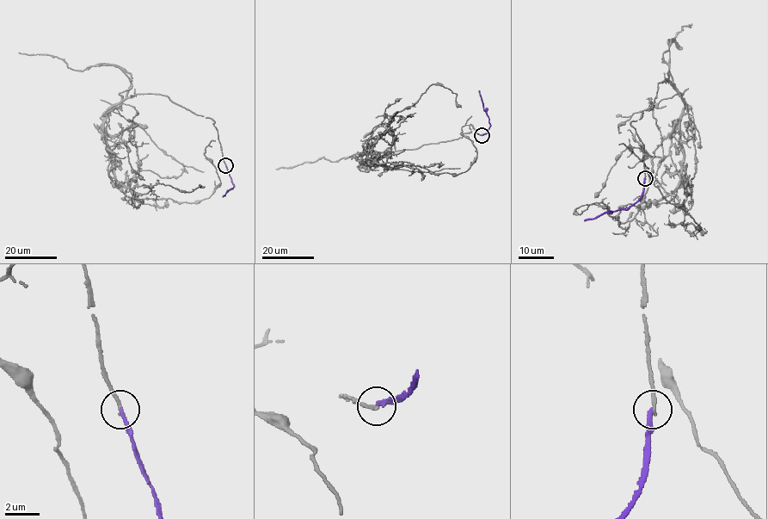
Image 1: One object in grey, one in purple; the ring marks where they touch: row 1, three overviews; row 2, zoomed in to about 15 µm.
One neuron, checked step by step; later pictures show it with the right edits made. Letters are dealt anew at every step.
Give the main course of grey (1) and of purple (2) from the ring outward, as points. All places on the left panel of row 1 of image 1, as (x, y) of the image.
1: (225, 165), (214, 121), (167, 95), (134, 94), (105, 114), (114, 180), (138, 200), (210, 196), (215, 140)
2: (225, 165), (234, 186), (223, 197)

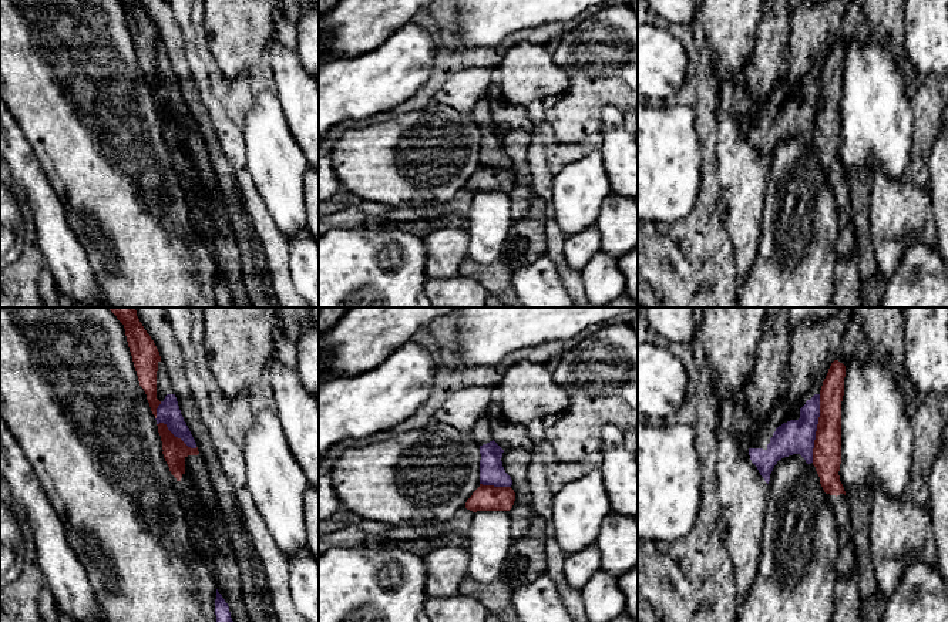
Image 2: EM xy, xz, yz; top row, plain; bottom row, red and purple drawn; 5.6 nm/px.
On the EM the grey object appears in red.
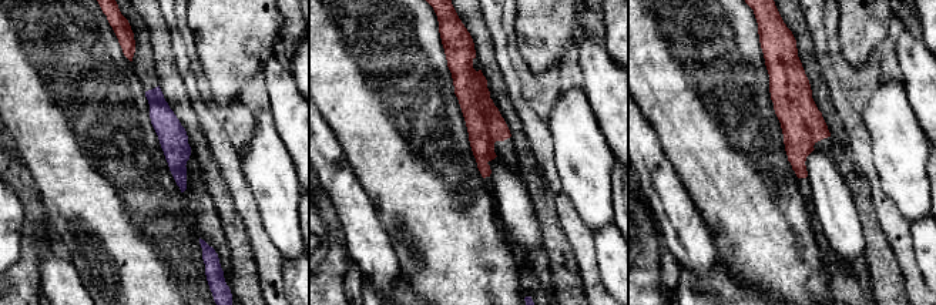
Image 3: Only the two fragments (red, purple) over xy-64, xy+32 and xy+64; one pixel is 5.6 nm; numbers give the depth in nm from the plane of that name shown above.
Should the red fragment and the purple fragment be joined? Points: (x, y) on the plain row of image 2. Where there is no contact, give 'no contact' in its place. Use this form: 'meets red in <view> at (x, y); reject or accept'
meets red in yz at (817, 110); reject

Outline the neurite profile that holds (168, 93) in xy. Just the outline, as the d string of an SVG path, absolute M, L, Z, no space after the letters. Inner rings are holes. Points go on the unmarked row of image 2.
M158 43L157 53L157 80L161 83L157 90L157 105L164 104L175 118L181 120L188 128L196 130L196 124L184 102L169 58L161 43Z

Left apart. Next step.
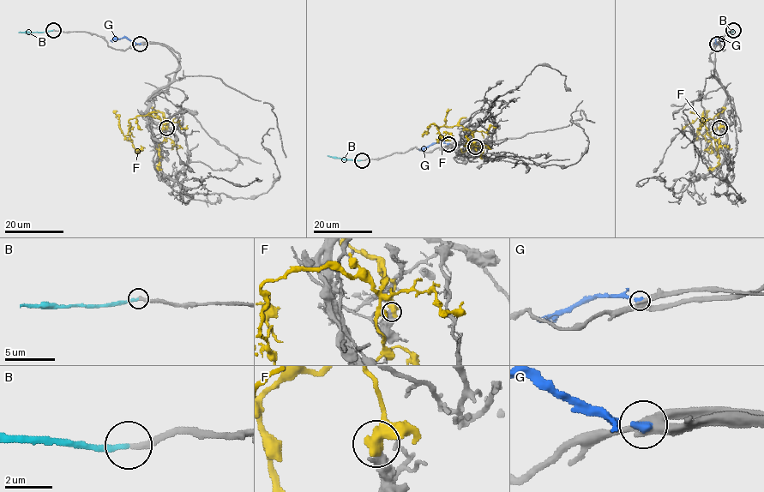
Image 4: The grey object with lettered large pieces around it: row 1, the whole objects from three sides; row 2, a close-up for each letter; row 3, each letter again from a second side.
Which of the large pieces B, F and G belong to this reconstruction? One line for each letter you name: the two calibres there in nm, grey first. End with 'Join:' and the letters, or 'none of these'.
B: calibres 240 and 200 nm
Join: B

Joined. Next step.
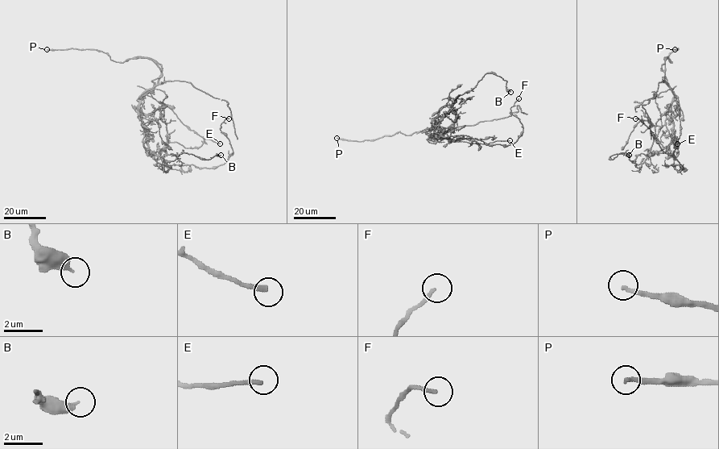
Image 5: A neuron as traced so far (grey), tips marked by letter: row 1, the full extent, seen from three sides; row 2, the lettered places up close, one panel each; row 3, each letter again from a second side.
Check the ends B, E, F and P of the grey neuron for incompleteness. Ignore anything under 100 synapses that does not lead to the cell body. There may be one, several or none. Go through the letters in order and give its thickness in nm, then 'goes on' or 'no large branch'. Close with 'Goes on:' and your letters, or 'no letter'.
B: calibre 320 nm; no large branch
E: calibre 240 nm; no large branch
F: calibre 160 nm; no large branch
P: calibre 220 nm; goes on
Goes on: P

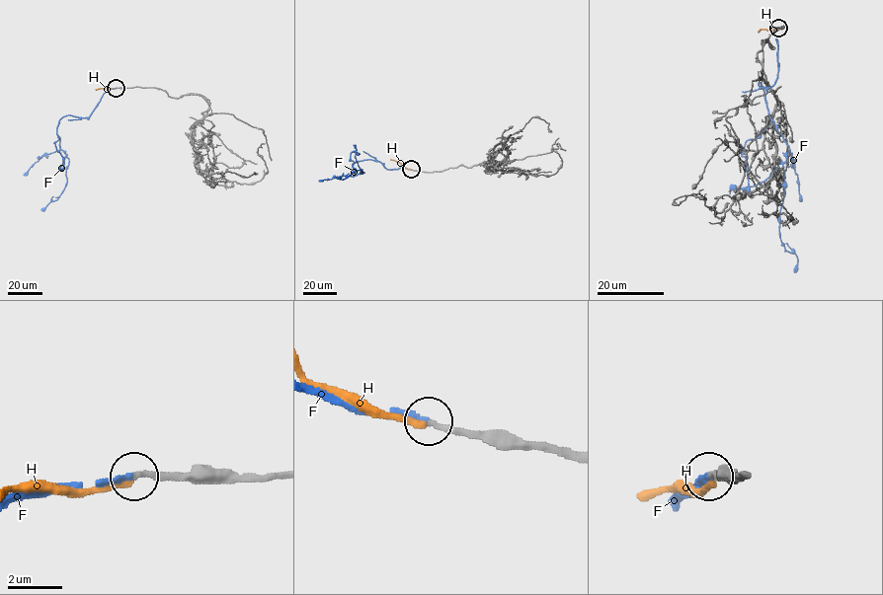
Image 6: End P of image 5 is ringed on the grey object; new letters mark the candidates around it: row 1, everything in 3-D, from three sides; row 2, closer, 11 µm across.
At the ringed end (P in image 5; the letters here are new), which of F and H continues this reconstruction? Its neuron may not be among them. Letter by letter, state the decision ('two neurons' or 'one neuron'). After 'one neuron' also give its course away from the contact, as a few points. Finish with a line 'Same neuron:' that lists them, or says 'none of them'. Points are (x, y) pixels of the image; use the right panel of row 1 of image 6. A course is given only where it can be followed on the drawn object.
F: one neuron | via (778, 28), (777, 78), (759, 85), (789, 149), (779, 238), (797, 258), (794, 270)
H: two neurons
Same neuron: F

